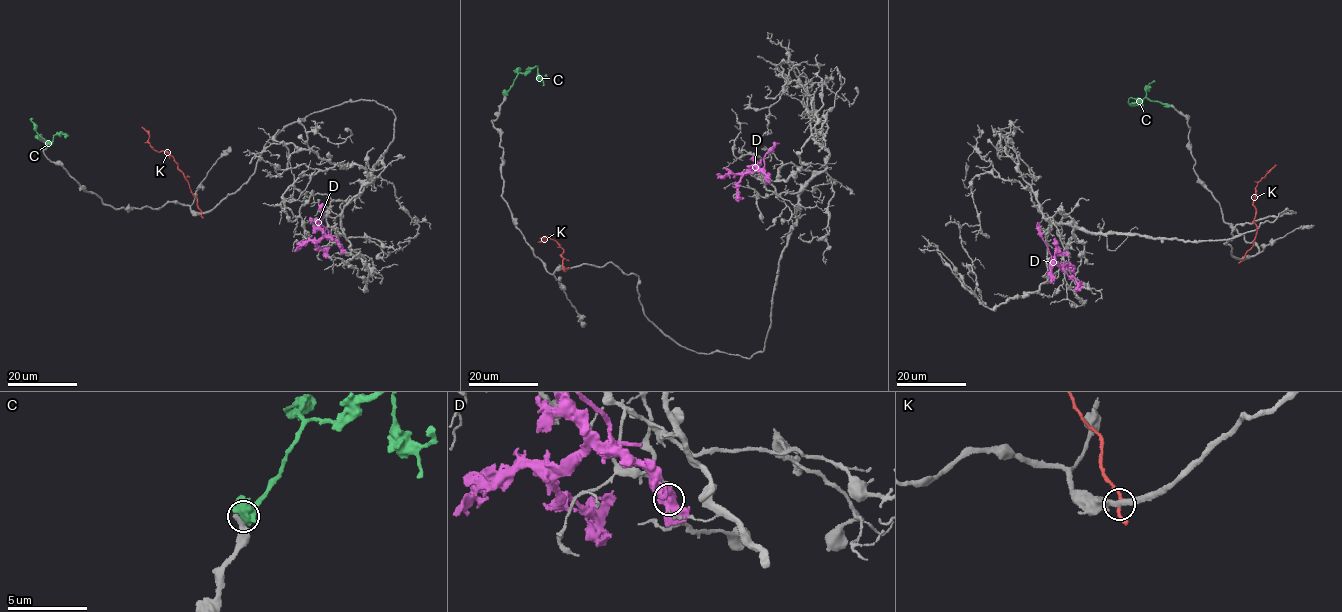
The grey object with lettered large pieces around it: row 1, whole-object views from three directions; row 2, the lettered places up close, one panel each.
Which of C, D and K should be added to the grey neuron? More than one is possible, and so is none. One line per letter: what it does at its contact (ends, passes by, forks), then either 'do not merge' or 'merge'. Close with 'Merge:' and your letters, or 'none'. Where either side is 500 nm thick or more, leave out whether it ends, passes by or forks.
C: merge
D: do not merge
K: it passes by; do not merge
Merge: C

